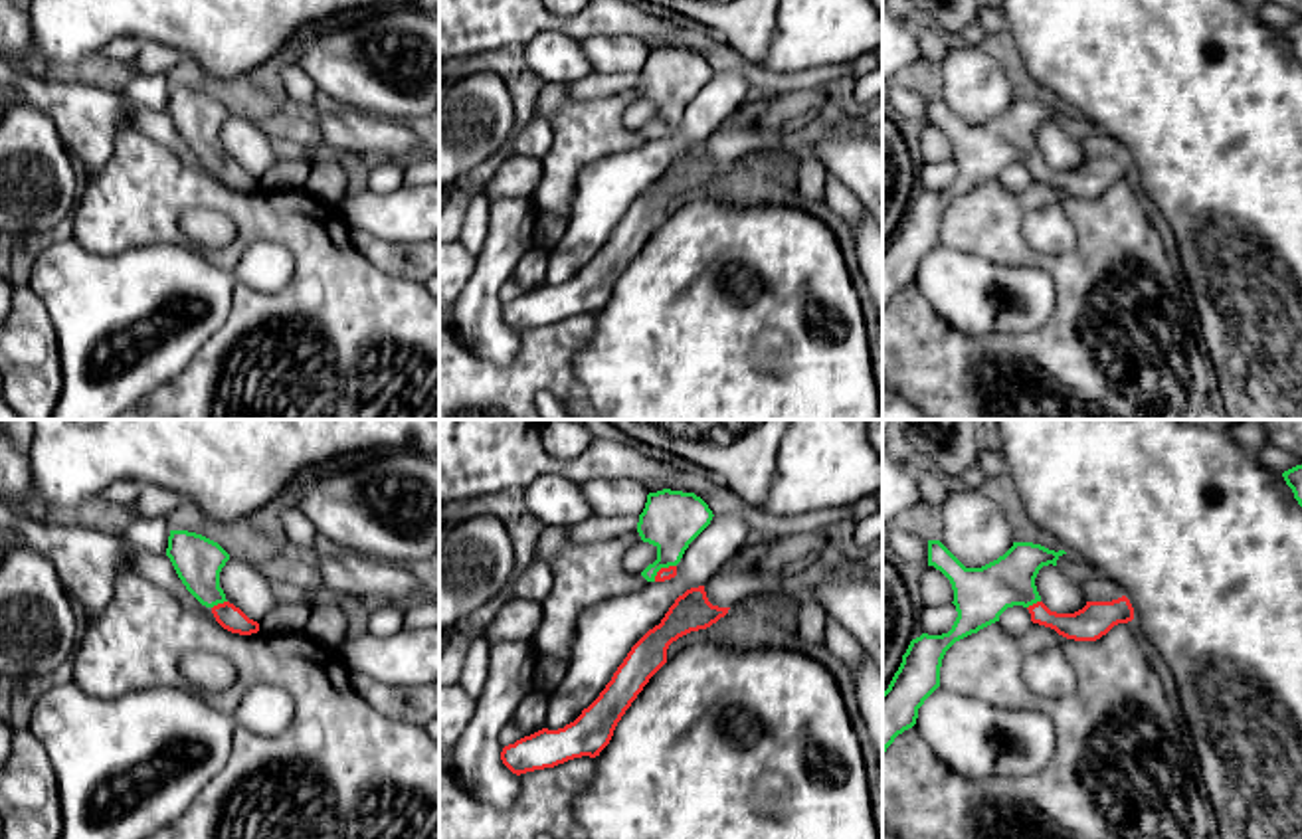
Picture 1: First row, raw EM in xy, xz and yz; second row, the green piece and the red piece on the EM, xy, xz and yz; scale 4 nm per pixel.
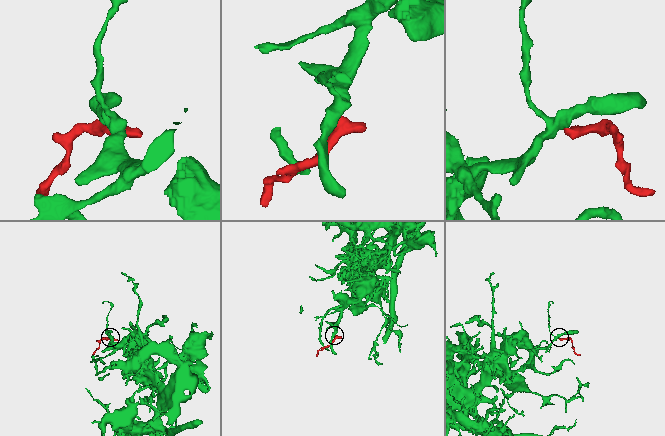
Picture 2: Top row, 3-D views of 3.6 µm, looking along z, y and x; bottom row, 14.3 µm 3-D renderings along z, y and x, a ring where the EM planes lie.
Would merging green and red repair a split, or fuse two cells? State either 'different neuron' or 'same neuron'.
same neuron

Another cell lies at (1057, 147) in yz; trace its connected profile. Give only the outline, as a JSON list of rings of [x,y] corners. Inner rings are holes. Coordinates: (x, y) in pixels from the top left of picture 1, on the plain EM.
[[[1043,123],[1035,135],[1041,158],[1057,170],[1074,170],[1086,162],[1080,139],[1072,139],[1059,123]]]

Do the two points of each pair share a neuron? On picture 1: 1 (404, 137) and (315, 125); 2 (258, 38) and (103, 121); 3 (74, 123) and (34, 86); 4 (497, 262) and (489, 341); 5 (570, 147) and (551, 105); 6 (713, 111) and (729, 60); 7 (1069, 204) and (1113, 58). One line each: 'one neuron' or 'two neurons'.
1: one neuron
2: two neurons
3: one neuron
4: one neuron
5: one neuron
6: two neurons
7: two neurons

